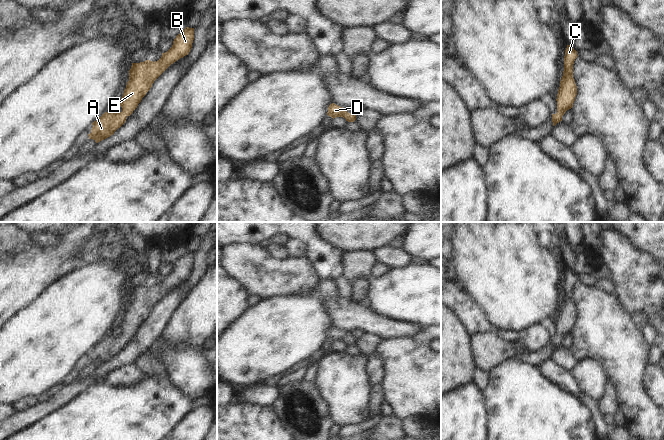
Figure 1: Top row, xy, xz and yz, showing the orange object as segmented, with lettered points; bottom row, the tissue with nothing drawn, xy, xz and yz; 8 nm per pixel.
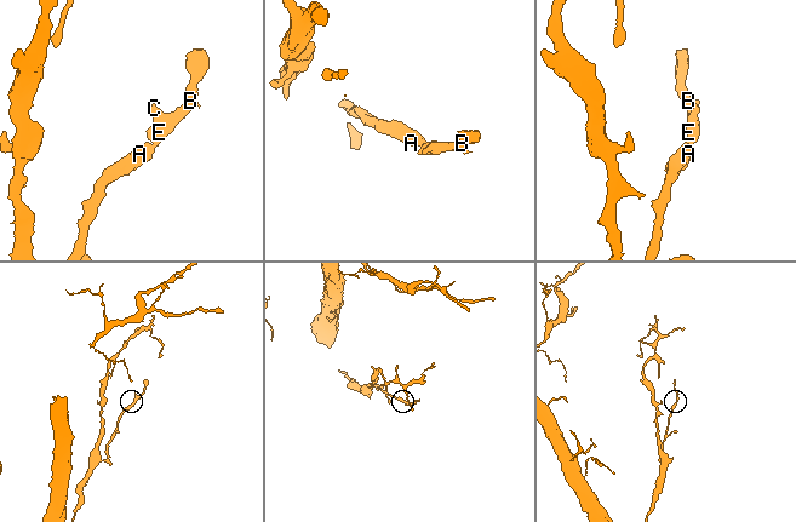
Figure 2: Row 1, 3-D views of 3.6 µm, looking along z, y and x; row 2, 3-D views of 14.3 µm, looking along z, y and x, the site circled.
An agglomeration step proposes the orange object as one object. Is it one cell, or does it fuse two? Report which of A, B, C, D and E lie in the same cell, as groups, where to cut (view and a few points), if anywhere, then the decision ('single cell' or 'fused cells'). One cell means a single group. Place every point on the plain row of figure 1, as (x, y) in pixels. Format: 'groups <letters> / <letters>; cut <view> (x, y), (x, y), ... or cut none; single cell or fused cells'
groups A B C D E; cut none; single cell

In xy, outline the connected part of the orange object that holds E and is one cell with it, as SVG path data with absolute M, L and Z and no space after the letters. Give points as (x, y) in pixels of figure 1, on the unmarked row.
M186 251L176 260L172 271L162 277L158 285L146 284L140 287L132 287L129 294L129 305L127 306L123 320L120 325L121 336L105 336L92 347L89 363L96 367L110 361L120 352L137 332L142 322L152 311L154 305L174 286L188 279L194 264L194 252Z

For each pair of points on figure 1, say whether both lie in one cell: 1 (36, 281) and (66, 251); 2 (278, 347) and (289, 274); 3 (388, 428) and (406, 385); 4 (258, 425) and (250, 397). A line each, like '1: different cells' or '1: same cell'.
1: same cell
2: different cells
3: different cells
4: different cells

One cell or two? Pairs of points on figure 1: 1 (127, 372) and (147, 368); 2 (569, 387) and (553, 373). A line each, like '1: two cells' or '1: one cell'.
1: two cells
2: one cell

